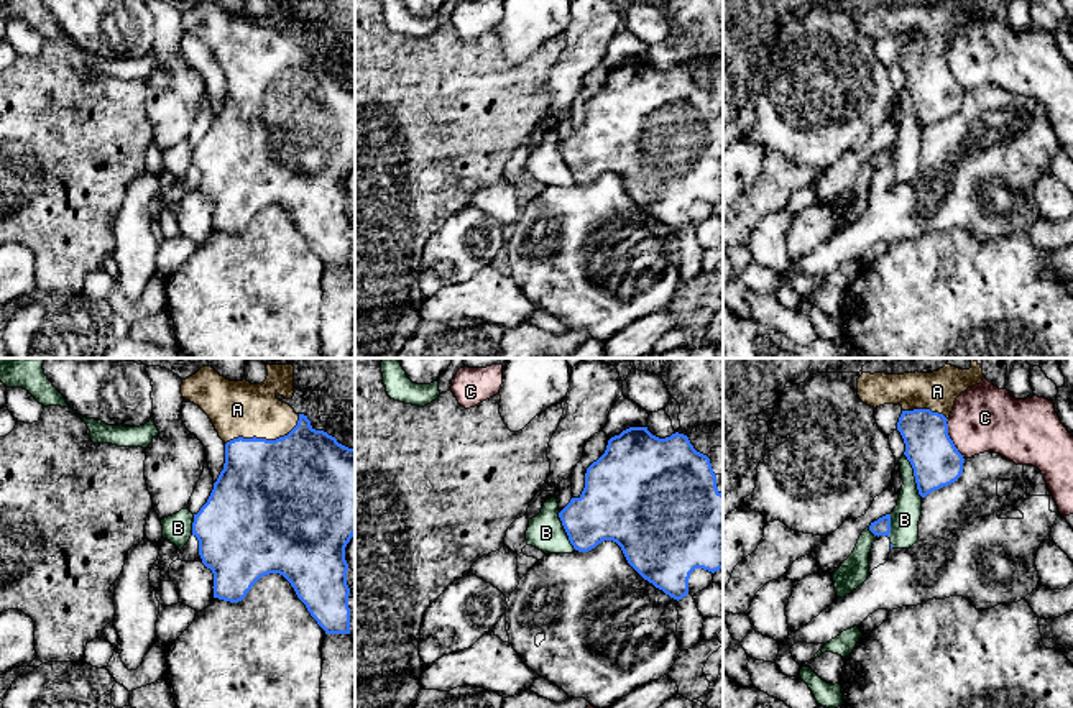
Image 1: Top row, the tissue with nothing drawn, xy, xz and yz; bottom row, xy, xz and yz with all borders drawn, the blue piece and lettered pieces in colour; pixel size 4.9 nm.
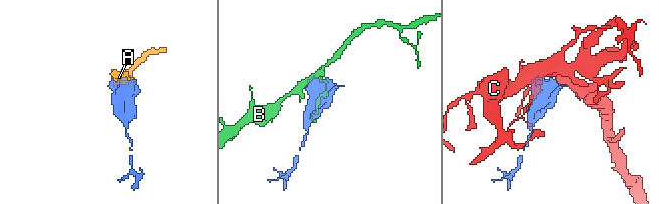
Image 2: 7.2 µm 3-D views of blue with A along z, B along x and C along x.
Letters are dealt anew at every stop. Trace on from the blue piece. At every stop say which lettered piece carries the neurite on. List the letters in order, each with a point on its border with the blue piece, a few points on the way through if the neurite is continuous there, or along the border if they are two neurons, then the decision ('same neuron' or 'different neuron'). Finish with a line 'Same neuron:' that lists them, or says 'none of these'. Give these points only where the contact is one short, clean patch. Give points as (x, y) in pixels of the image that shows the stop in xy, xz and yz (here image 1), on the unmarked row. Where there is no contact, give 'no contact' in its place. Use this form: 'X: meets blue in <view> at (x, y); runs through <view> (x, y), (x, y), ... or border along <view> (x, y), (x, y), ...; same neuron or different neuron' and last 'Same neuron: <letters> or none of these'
A: meets blue in xy at (265, 71); same neuron
B: meets blue in yz at (914, 107); different neuron
C: meets blue in yz at (950, 71); border along yz (947, 51), (947, 66), (963, 91); different neuron
Same neuron: A

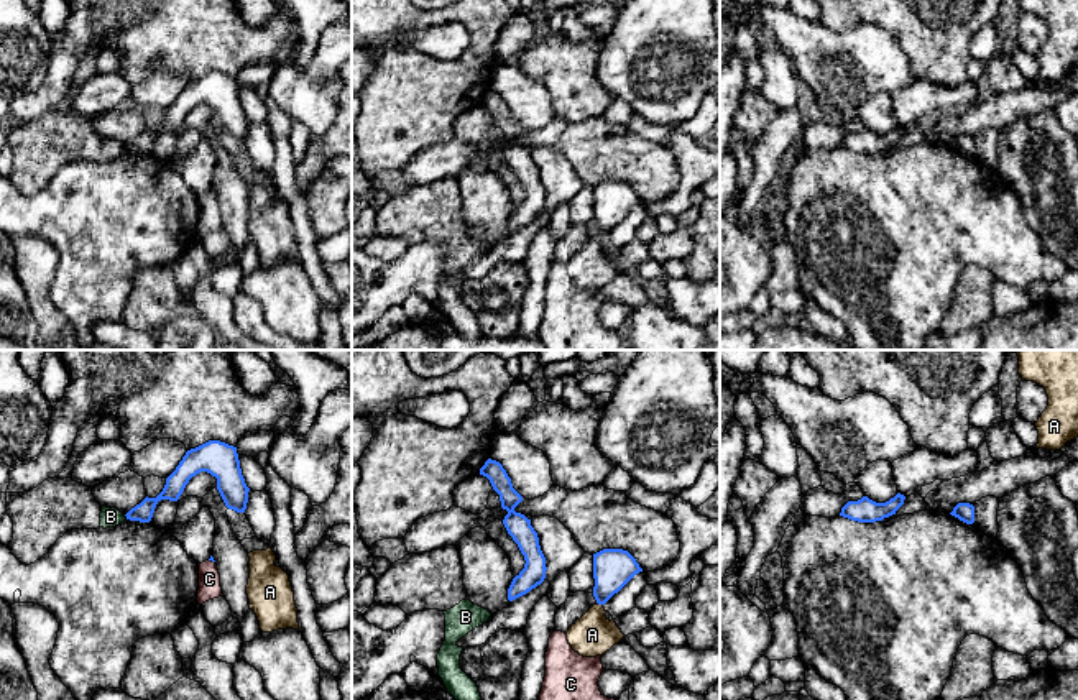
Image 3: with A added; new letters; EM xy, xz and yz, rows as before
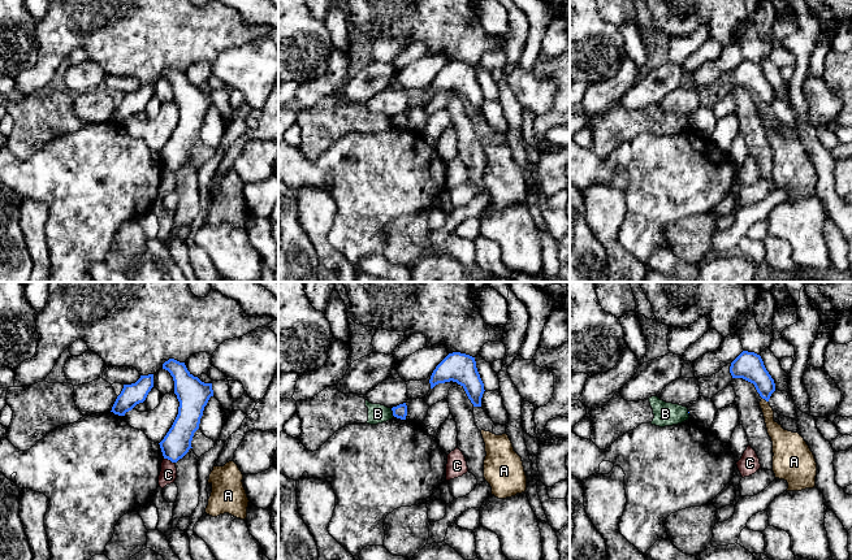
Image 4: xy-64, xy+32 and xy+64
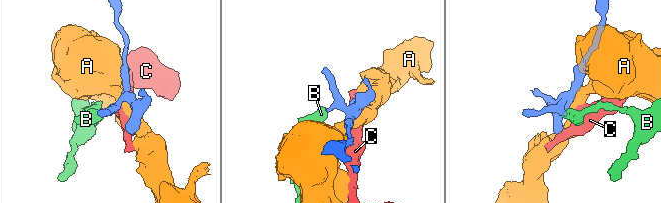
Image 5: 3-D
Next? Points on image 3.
A: meets blue in xz at (600, 235); border along xz (597, 234), (602, 237); different neuron
B: meets blue in xy at (125, 147); border along xy (124, 147), (127, 150); different neuron
C: meets blue in xy at (212, 193); border along xy (209, 191), (214, 194); different neuron
Same neuron: none of these

